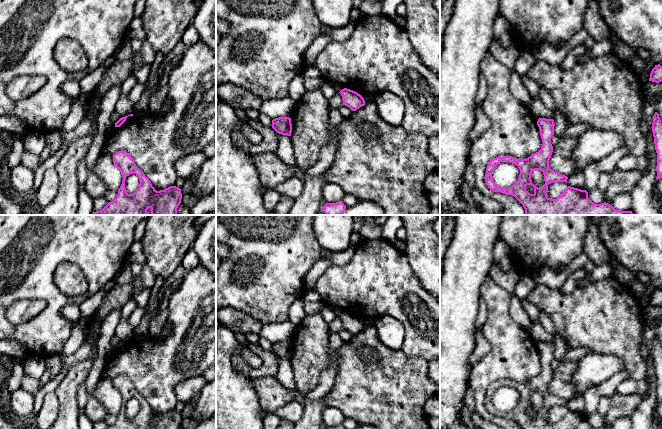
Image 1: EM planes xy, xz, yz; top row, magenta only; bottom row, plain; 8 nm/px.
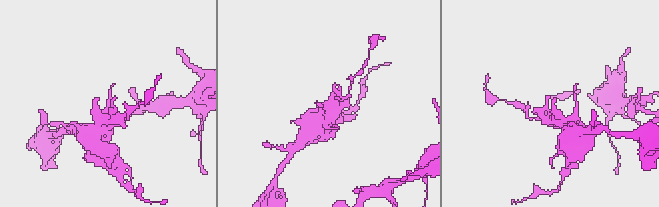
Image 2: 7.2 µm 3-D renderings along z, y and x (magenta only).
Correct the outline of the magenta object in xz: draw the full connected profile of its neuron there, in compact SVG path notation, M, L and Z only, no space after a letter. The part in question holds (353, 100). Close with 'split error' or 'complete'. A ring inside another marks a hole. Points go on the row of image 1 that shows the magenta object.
M344 88L339 93L342 96L343 105L349 107L352 111L356 111L365 105L364 98L353 90Z | complete

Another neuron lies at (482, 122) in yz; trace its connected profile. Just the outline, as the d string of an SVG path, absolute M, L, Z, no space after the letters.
M482 103L476 107L476 120L472 130L468 134L469 141L473 144L474 140L490 126L490 120L482 109Z

